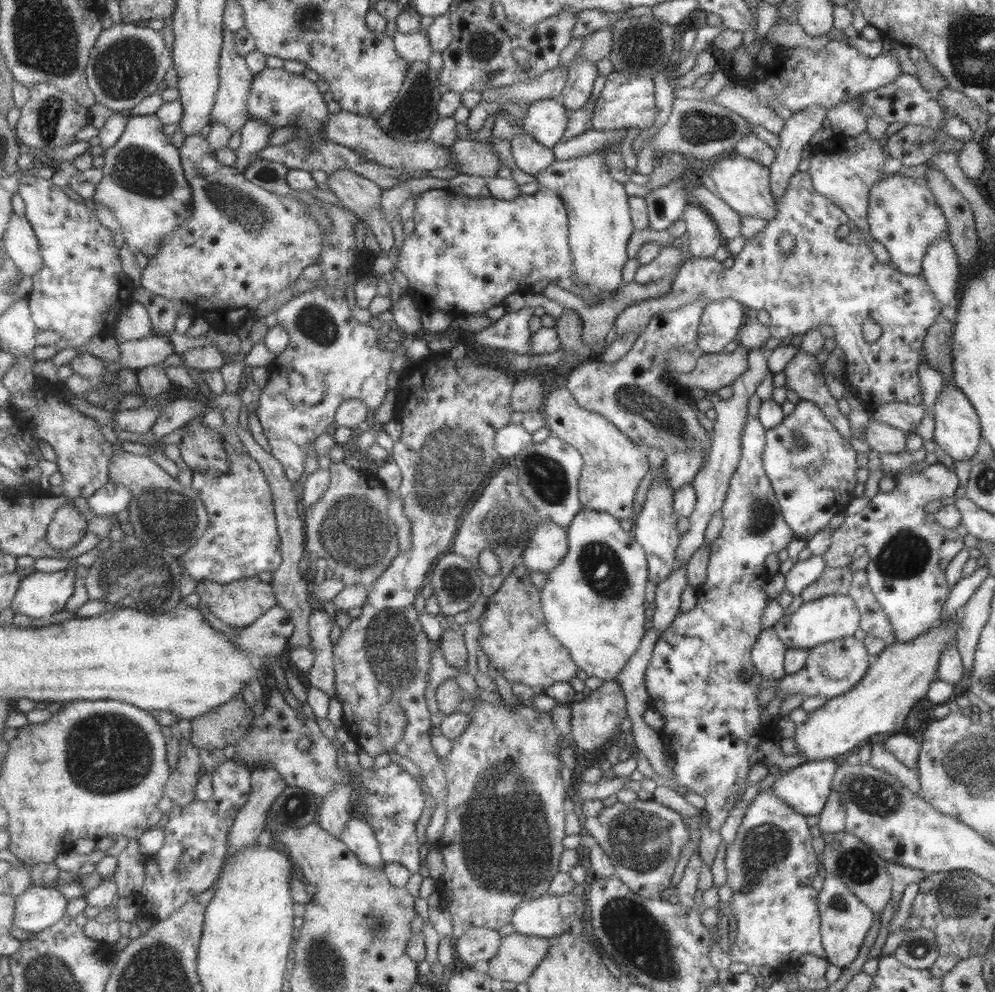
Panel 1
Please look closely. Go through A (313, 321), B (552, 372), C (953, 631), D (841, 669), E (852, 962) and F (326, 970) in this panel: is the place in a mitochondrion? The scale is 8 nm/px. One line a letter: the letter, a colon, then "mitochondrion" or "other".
A: mitochondrion
B: other
C: other
D: mitochondrion
E: other
F: mitochondrion

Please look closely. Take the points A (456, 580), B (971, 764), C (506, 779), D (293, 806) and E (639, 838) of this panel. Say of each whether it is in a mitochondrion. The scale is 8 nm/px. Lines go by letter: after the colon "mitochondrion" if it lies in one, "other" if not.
A: mitochondrion
B: mitochondrion
C: mitochondrion
D: mitochondrion
E: mitochondrion

